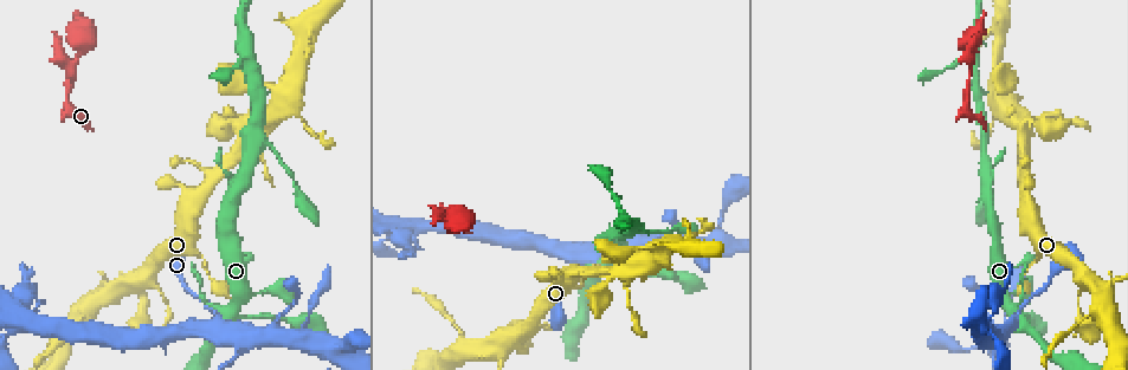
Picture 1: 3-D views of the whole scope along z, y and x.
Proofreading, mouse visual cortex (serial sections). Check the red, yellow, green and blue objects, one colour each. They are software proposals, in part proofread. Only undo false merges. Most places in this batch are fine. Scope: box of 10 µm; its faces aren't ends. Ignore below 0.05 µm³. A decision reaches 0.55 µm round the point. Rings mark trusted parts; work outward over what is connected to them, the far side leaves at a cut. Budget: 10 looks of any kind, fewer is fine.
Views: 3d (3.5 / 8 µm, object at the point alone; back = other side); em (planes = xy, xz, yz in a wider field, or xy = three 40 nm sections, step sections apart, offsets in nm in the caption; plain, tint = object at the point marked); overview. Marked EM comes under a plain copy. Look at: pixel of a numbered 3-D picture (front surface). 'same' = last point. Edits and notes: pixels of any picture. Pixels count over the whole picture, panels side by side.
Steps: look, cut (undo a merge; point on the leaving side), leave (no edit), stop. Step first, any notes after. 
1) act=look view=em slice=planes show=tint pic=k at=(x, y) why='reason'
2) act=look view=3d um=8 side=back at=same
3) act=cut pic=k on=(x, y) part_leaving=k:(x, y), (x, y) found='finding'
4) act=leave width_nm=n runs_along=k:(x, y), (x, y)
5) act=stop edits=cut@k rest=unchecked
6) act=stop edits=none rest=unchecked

act=look view=3d um=3.5 pic=1 at=(985, 155) why='small branch off a trunk'

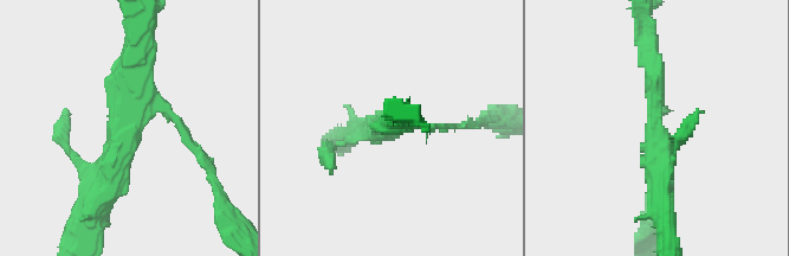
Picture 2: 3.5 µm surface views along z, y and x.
act=look view=em slice=xy step=2 show=tint pic=2 at=(652, 126) arms=3 arm_widths_nm=100,300,350

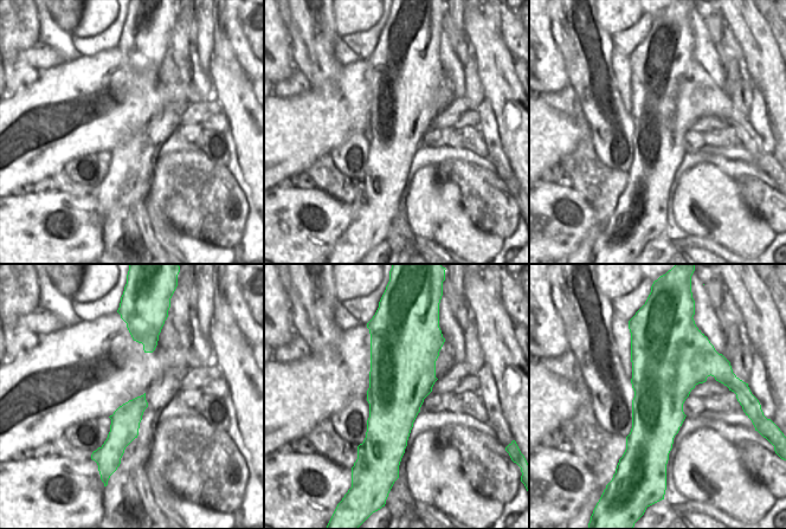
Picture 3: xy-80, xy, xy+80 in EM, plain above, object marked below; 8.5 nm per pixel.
act=leave runs_along=2:(98, 198), (121, 154), (138, 45) found='continuous, no second cell'

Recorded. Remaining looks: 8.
act=look view=3d um=3.5 pic=1 at=(1014, 316) why='sharp bend'

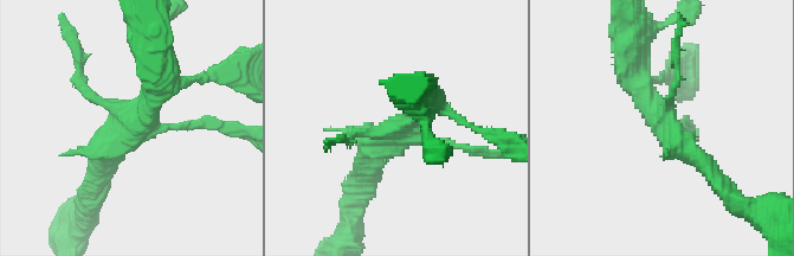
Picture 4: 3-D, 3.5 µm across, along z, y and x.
act=look view=em slice=xy step=2 show=tint pic=4 at=(400, 125)

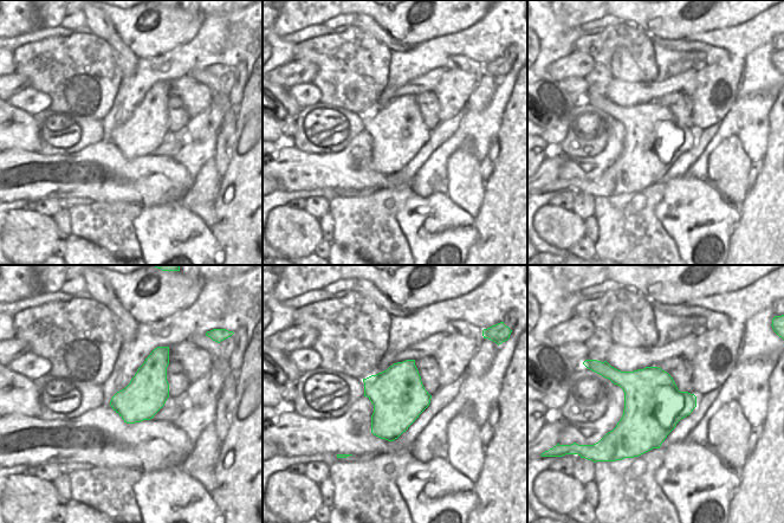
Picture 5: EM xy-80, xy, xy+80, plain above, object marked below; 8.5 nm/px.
act=leave runs_along=4:(631, 58), (649, 106), (709, 172) found='all the same cell'

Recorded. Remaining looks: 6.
act=look view=3d um=3.5 pic=1 at=(462, 347) why='three-way junction'

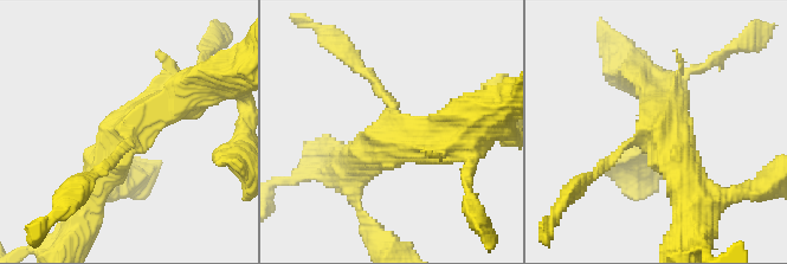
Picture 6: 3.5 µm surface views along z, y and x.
act=look view=em slice=planes show=tint pic=6 at=(392, 133) arms=3 arm_widths_nm=100,450,500 why='need the tissue'

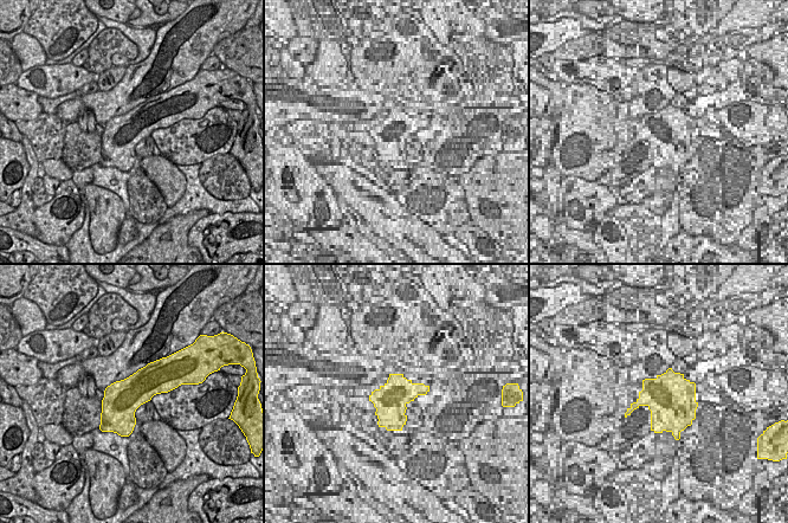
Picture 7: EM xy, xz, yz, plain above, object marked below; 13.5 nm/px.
act=leave width_nm=480 runs_along=6:(194, 91), (121, 132), (89, 193) found='one cell here'

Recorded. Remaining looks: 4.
act=look view=em slice=planes show=tint pic=1 at=(979, 323) why='sharp bend'

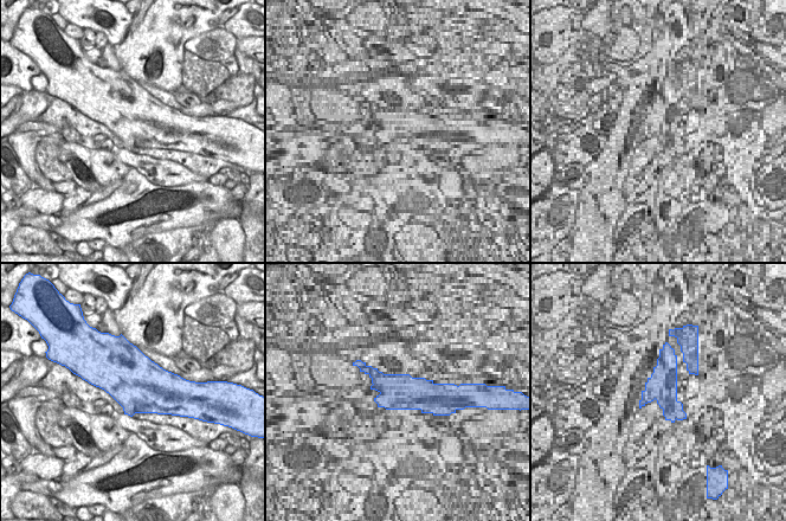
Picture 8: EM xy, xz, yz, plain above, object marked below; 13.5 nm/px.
act=look view=3d um=3.5 at=same why='see where the arms go'

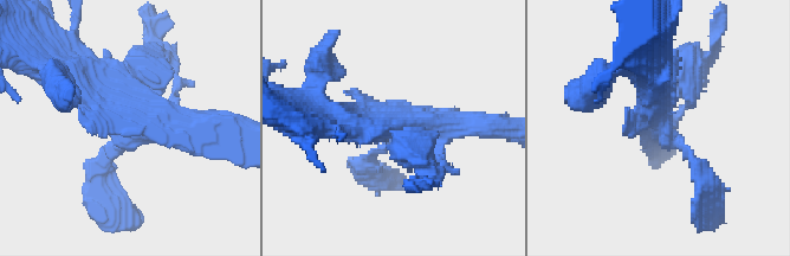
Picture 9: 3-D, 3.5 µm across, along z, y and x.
act=leave runs_along=9:(230, 128), (147, 125), (128, 84), (150, 70) found='all the same cell'

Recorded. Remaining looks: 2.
act=stop edits=none rest=unchecked

